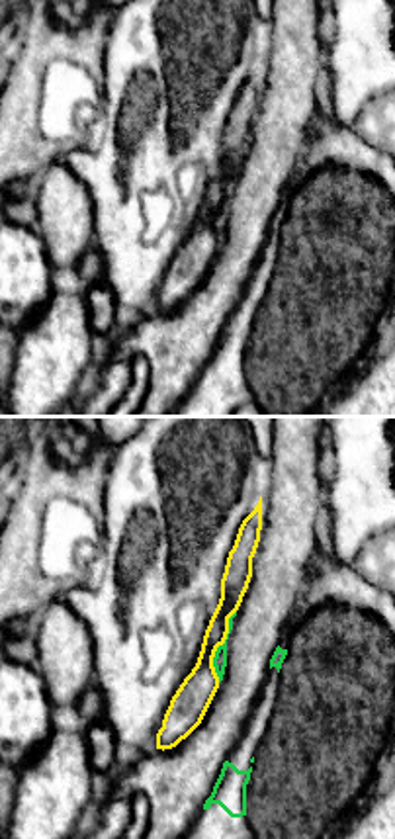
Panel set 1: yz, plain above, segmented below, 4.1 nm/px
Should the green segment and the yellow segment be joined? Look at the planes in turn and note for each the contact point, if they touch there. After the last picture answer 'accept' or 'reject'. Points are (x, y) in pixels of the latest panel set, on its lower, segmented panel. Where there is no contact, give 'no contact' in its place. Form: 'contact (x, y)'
contact (219, 646)

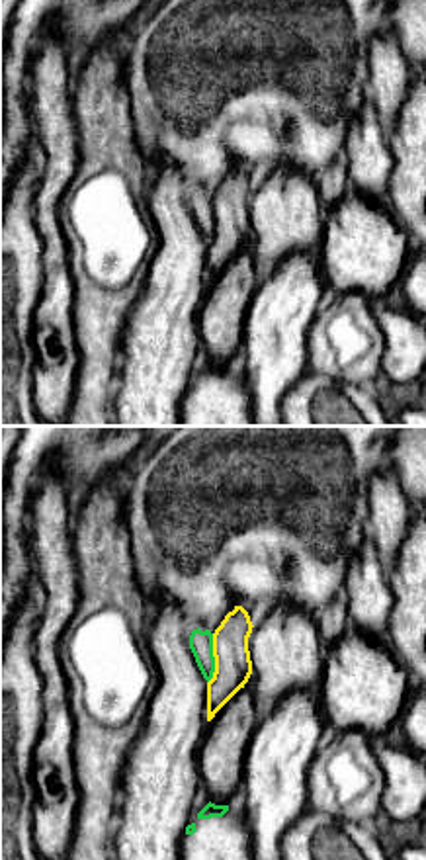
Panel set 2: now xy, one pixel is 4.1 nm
contact (213, 659)

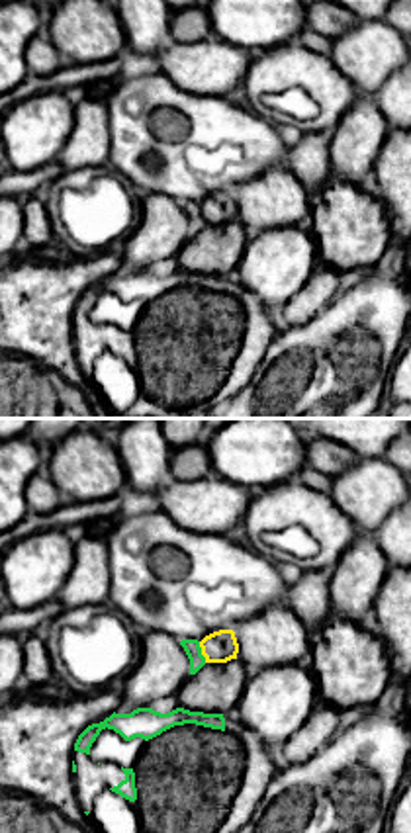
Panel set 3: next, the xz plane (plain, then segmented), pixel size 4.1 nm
contact (200, 652)

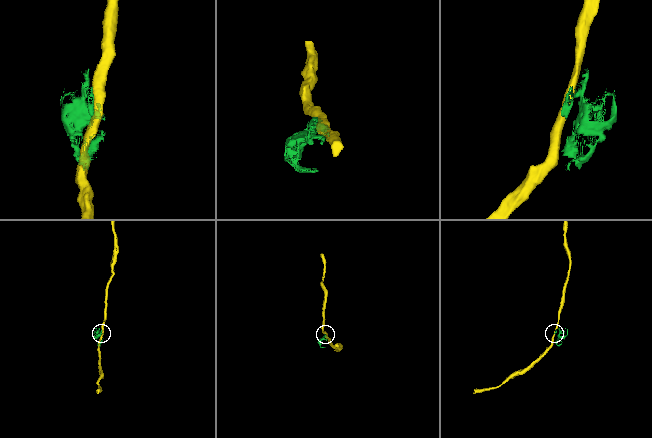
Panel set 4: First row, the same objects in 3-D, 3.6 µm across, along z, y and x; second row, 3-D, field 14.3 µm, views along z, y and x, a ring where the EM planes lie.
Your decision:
reject

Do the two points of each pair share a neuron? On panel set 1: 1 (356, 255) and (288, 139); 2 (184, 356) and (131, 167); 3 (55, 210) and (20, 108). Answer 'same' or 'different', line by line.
1: different
2: different
3: different

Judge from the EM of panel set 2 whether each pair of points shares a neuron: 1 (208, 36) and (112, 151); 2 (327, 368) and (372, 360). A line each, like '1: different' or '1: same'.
1: different
2: same

